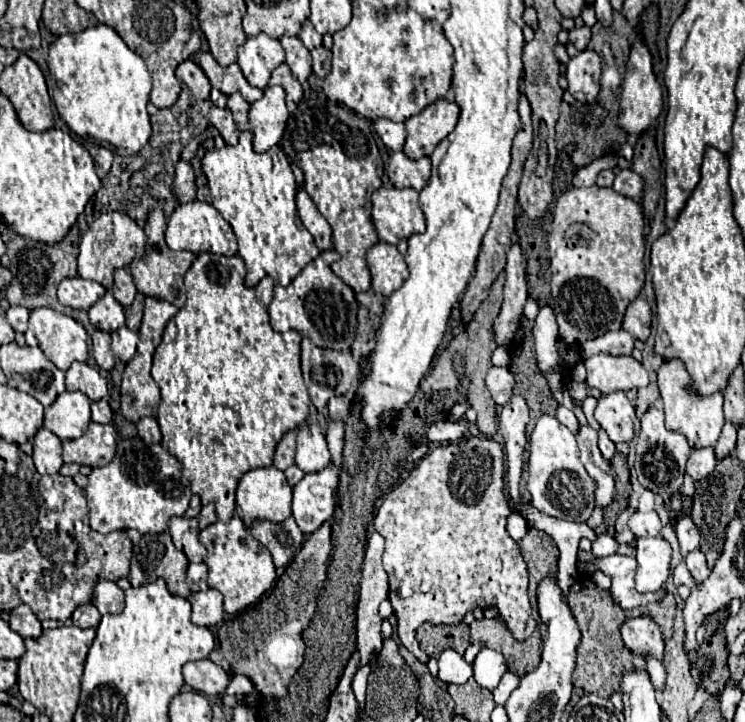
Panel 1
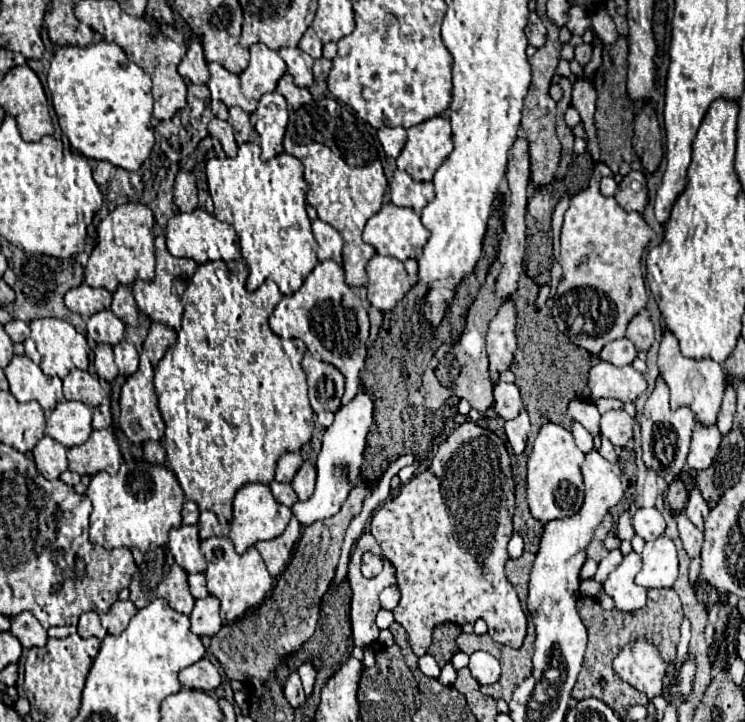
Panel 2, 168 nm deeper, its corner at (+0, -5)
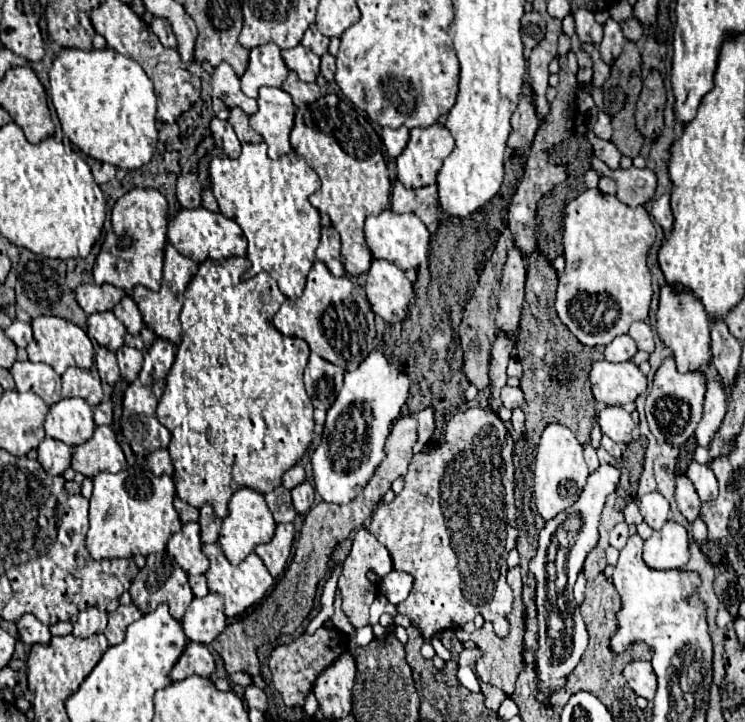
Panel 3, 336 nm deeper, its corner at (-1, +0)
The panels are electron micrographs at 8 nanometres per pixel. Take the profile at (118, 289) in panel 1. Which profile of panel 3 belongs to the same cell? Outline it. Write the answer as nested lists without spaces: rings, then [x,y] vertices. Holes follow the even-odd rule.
[[[124,295],[122,301],[112,311],[126,325],[130,335],[138,335],[140,329],[144,327],[144,321],[142,321],[142,315],[138,311],[138,305],[134,303],[134,299],[130,295]]]

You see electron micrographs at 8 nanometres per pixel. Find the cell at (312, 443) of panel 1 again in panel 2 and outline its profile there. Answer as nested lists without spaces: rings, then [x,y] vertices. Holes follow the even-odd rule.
[[[303,462],[301,470],[297,472],[297,476],[291,482],[291,486],[293,486],[293,490],[295,490],[295,494],[297,494],[299,500],[307,500],[313,494],[315,476],[317,476],[315,466],[311,462]]]

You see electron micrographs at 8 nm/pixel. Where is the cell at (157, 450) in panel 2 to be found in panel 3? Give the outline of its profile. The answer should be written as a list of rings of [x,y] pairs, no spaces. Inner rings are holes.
[[[156,449],[156,451],[148,453],[146,461],[148,461],[148,465],[150,465],[150,469],[152,469],[154,475],[164,475],[164,473],[172,475],[174,473],[168,449]]]

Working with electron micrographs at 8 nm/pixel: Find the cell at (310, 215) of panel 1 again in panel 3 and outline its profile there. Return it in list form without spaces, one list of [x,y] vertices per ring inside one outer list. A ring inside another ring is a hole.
[[[322,227],[322,239],[316,249],[316,257],[326,263],[332,275],[344,275],[344,265],[340,261],[340,235],[334,227]]]

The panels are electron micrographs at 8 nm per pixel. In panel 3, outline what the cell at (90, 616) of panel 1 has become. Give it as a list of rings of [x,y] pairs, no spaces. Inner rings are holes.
[[[96,607],[82,611],[74,623],[74,635],[78,637],[90,637],[94,633],[100,633],[102,629],[104,629],[104,617]]]

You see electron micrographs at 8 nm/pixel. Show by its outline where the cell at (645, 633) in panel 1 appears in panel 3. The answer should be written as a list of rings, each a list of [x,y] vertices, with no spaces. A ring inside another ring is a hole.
[[[630,661],[628,665],[624,665],[622,673],[636,695],[646,697],[648,701],[654,699],[658,681],[656,681],[656,675],[654,675],[650,661]]]

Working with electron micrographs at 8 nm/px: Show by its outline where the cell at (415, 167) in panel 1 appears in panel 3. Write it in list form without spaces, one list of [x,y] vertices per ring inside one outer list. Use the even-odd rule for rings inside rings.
[[[396,181],[390,197],[390,207],[396,213],[414,213],[418,215],[426,225],[436,223],[440,219],[440,207],[438,207],[438,193],[436,185],[420,187],[420,189],[406,189],[400,181]]]

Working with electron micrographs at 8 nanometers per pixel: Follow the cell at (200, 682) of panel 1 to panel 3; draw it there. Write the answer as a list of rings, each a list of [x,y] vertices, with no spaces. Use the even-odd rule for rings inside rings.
[[[190,641],[186,651],[182,653],[182,659],[174,665],[174,671],[170,671],[172,681],[182,681],[190,675],[200,675],[200,677],[212,677],[216,671],[216,663],[212,653],[208,651],[206,645]]]

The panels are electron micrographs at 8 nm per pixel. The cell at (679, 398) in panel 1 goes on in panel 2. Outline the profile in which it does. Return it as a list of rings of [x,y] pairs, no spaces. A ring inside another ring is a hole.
[[[665,328],[663,330],[663,340],[659,348],[659,370],[661,376],[665,378],[669,390],[671,390],[671,406],[673,410],[679,406],[689,406],[695,412],[695,420],[709,426],[717,422],[717,412],[723,400],[723,390],[725,390],[725,374],[721,364],[715,360],[693,360],[685,358],[679,350],[679,342],[675,342],[675,336]]]

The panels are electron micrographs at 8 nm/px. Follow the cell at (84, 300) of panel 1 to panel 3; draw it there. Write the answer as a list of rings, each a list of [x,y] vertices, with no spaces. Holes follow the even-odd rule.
[[[82,283],[76,287],[76,301],[88,315],[96,311],[110,311],[122,299],[122,295],[124,291],[114,285]]]

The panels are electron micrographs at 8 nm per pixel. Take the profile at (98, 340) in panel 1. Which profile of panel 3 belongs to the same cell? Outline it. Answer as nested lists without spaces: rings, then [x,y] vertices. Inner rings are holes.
[[[100,347],[96,351],[96,367],[100,373],[100,379],[106,381],[108,385],[114,385],[120,379],[120,371],[118,371],[118,363],[116,363],[116,353]]]

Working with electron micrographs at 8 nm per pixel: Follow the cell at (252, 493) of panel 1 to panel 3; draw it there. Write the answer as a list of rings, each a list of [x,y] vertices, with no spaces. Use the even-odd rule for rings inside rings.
[[[242,487],[238,489],[230,503],[228,503],[228,517],[222,521],[222,529],[220,529],[220,547],[222,547],[222,553],[230,559],[230,563],[240,563],[250,551],[254,551],[256,545],[260,543],[268,543],[276,531],[276,521],[266,505],[266,499],[262,493],[254,491],[254,489],[248,489],[248,487]]]

